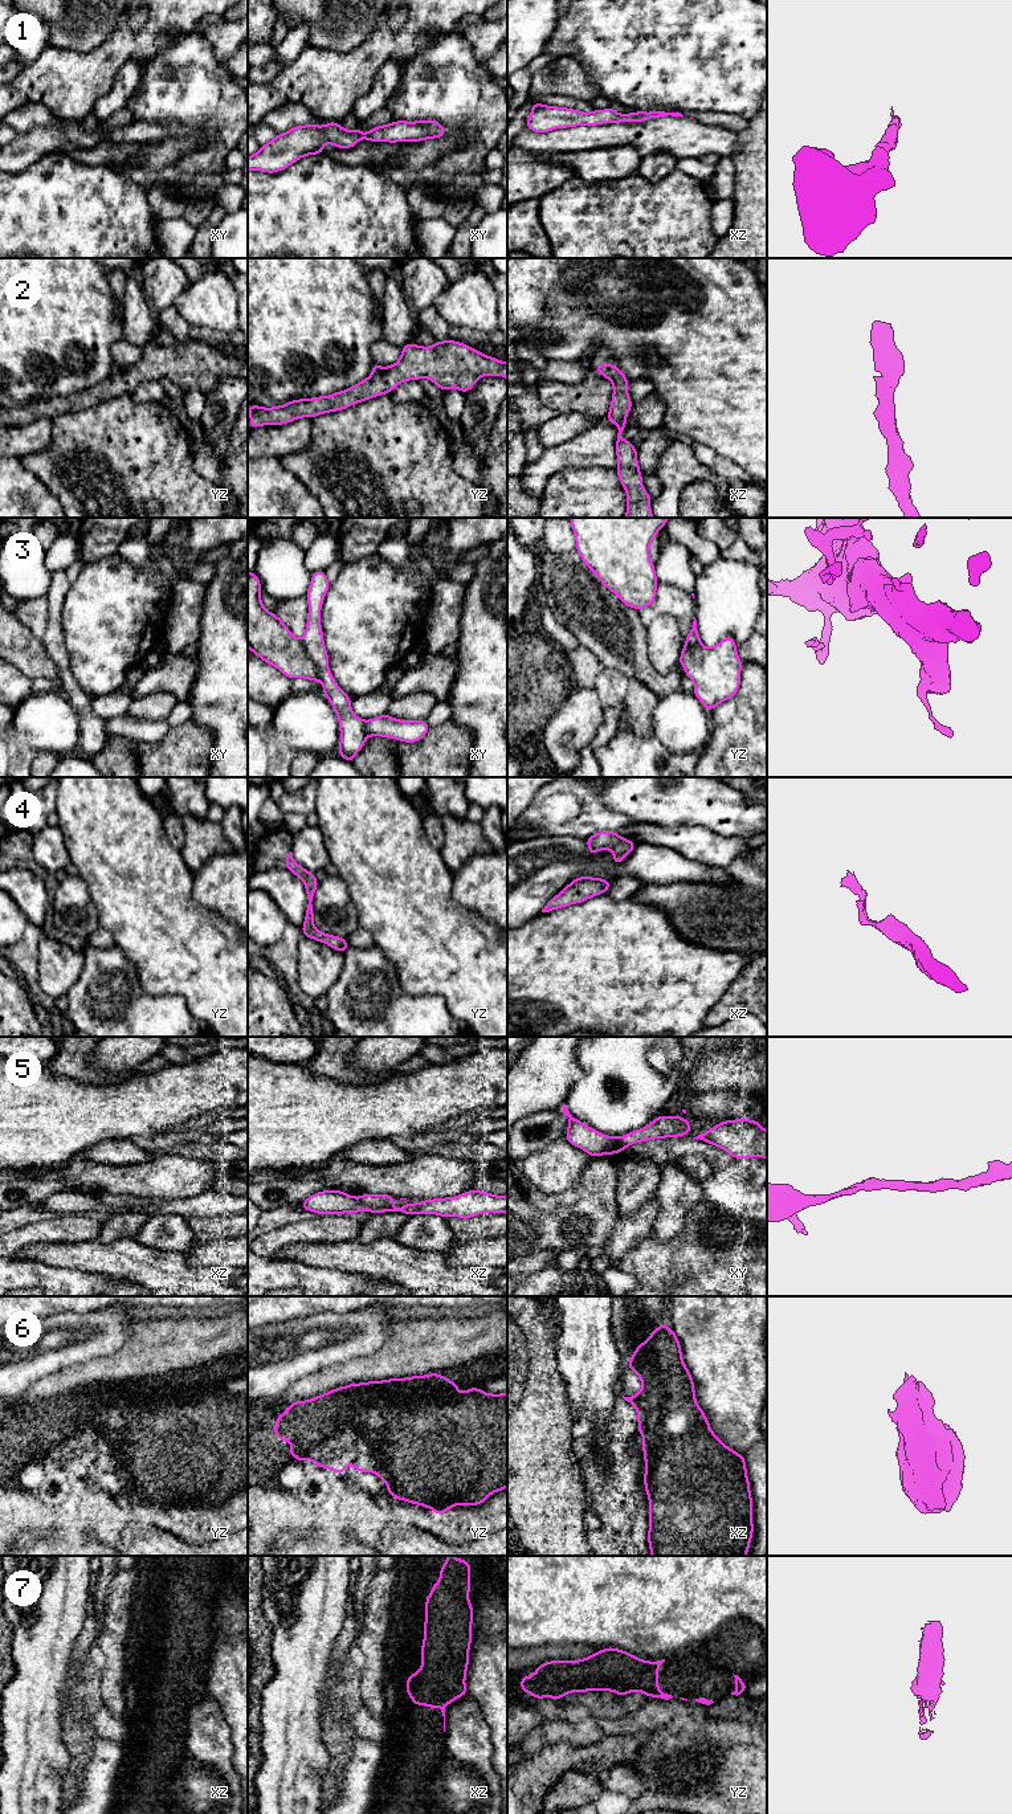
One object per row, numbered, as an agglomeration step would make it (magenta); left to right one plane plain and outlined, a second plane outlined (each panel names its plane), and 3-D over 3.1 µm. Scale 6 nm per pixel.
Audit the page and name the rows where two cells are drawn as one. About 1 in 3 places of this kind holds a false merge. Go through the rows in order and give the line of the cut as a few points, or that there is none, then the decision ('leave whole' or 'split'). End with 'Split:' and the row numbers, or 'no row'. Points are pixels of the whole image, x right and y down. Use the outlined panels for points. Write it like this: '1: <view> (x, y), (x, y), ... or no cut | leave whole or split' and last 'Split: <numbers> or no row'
1: no cut | leave whole
2: no cut | leave whole
3: xy (300, 640), (321, 679) | split
4: no cut | leave whole
5: no cut | leave whole
6: no cut | leave whole
7: no cut | leave whole
Split: 3

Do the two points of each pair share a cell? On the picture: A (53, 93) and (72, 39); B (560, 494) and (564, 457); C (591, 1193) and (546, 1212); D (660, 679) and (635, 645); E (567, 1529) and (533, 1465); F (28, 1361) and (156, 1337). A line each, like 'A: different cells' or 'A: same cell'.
A: different cells
B: different cells
C: same cell
D: same cell
E: same cell
F: different cells

